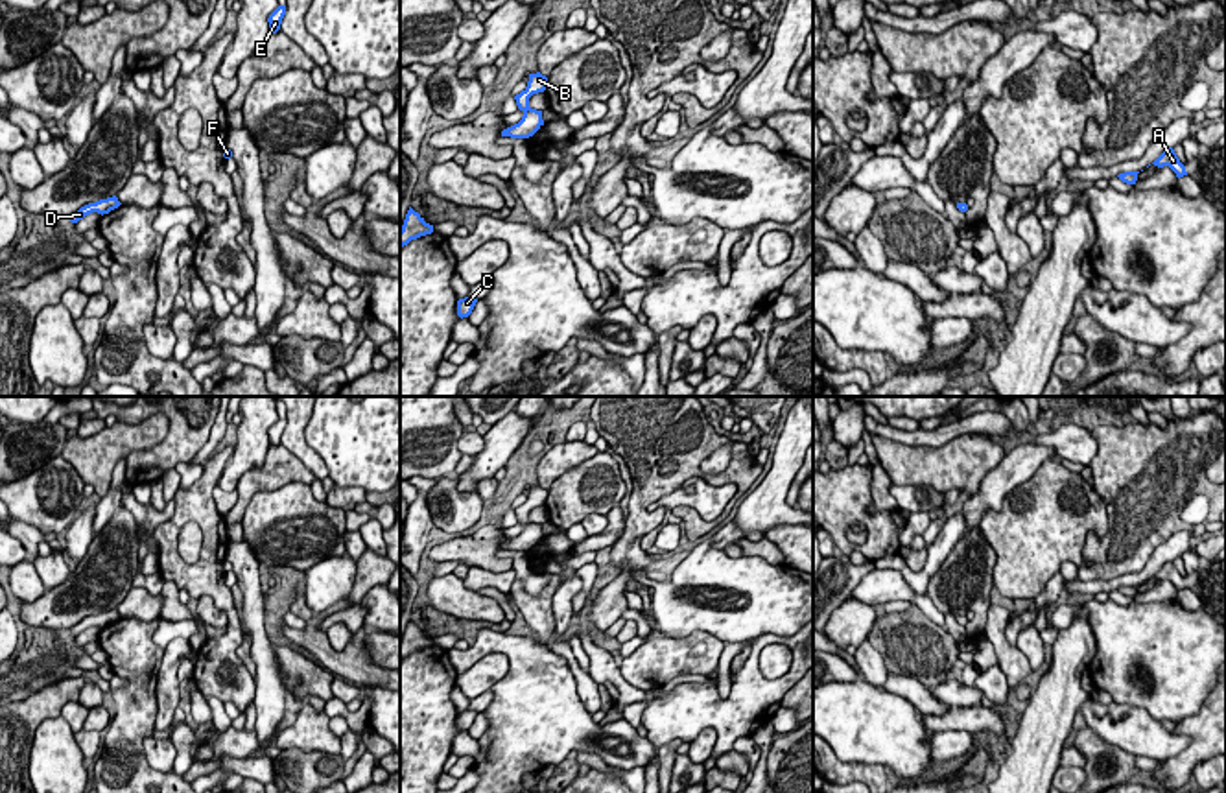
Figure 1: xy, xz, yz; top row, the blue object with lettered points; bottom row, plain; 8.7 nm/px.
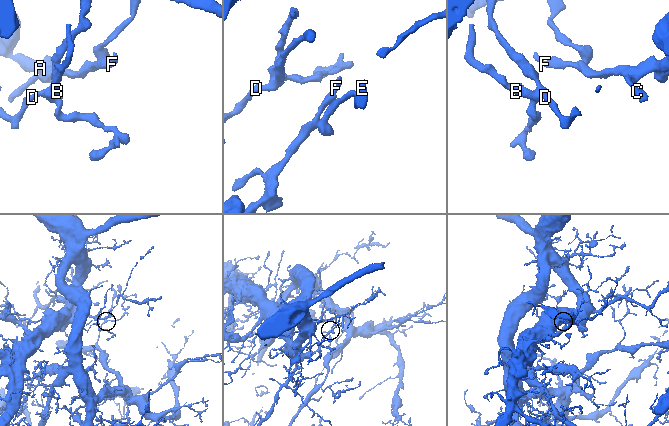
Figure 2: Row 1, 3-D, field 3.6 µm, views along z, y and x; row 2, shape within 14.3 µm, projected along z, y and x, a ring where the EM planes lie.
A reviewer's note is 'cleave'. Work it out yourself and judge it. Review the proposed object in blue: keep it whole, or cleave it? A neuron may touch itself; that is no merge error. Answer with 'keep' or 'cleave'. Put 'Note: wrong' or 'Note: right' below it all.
keep
Note: wrong

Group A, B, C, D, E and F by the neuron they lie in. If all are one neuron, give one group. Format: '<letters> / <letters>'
A B C D E F

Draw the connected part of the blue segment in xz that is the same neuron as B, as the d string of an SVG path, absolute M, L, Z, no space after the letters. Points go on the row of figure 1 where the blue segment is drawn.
M540 72L529 74L527 87L514 96L518 109L524 112L522 120L507 129L501 131L501 136L511 138L529 138L533 136L542 125L542 111L529 107L529 98L533 94L544 92L548 87L548 77Z

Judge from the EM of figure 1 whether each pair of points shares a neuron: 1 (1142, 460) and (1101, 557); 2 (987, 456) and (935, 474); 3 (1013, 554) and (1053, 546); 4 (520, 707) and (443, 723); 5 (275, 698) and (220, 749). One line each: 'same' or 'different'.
1: same
2: same
3: same
4: different
5: different

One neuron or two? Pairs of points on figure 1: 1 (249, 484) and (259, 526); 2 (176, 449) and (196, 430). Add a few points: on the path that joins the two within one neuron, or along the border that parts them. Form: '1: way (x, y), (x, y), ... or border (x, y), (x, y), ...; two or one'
1: border (294, 480), (259, 491), (240, 520); two
2: way (181, 443), (190, 434); one

